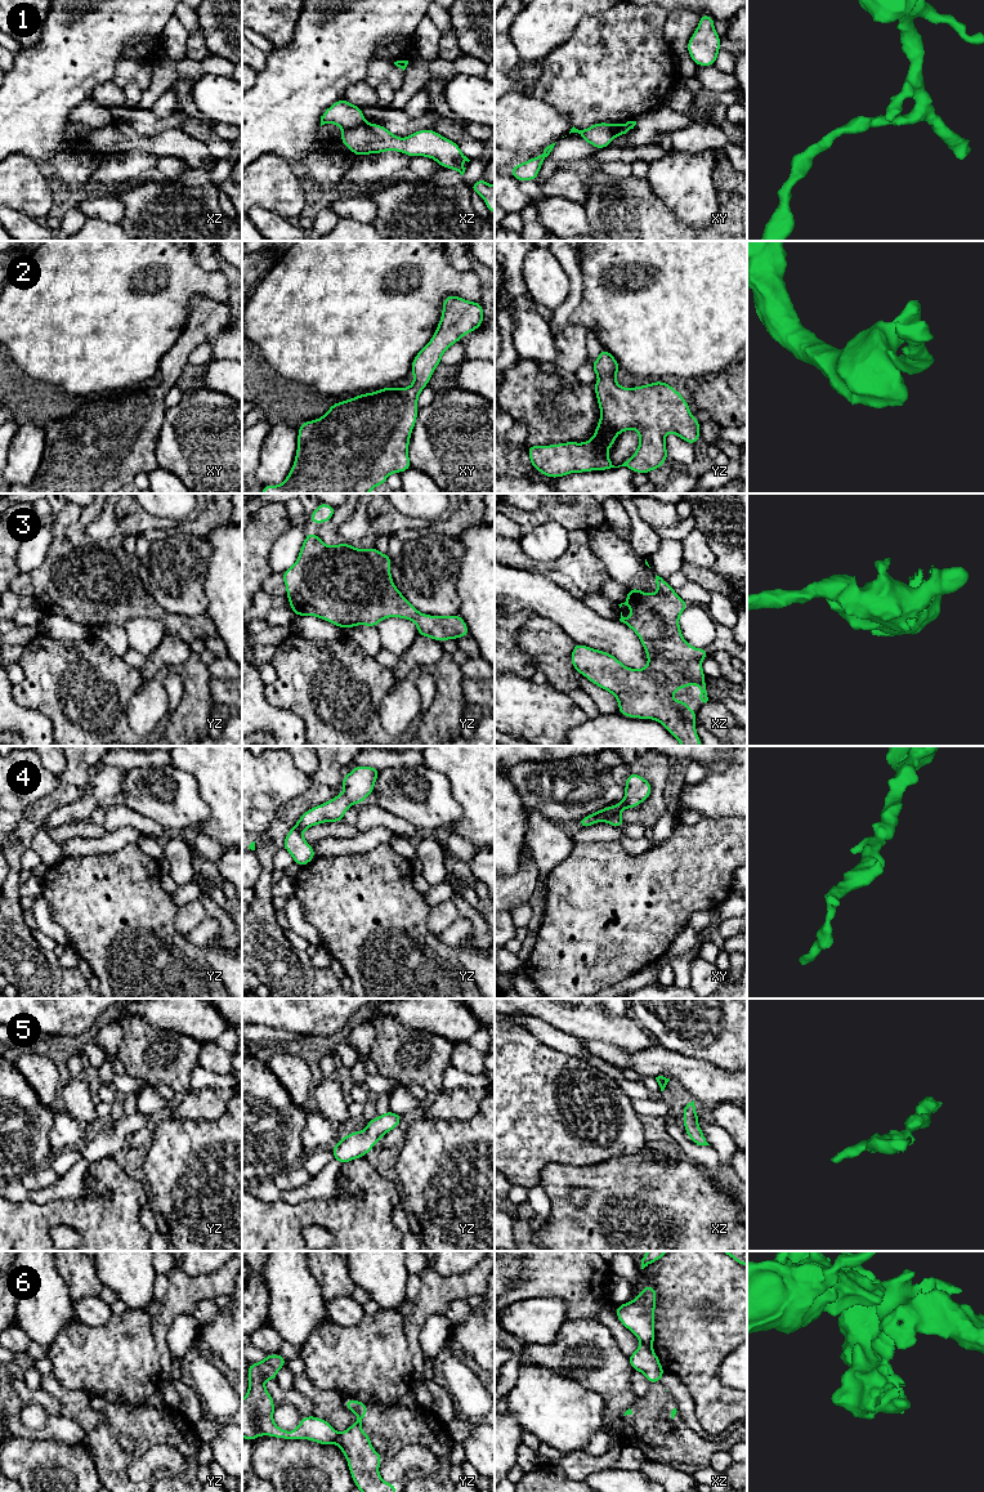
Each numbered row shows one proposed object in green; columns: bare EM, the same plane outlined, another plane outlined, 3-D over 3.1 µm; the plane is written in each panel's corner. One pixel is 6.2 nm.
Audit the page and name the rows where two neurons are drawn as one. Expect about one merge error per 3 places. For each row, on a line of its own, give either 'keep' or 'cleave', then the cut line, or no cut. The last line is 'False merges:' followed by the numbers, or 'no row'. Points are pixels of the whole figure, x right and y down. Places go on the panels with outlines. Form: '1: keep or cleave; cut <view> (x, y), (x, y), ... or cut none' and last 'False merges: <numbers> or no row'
1: cleave; cut xz (365, 123), (344, 129)
2: keep; cut none
3: keep; cut none
4: keep; cut none
5: keep; cut none
6: cleave; cut xz (642, 1343), (651, 1348)
False merges: 1, 6

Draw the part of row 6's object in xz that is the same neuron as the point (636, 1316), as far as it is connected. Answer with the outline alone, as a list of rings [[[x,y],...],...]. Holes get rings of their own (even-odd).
[[[647,1283],[638,1297],[617,1305],[617,1318],[641,1344],[652,1348],[654,1343],[654,1317],[657,1291]]]

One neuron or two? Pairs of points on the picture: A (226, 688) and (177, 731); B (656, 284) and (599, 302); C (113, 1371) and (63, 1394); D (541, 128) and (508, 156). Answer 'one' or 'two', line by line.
A: two
B: one
C: two
D: two

